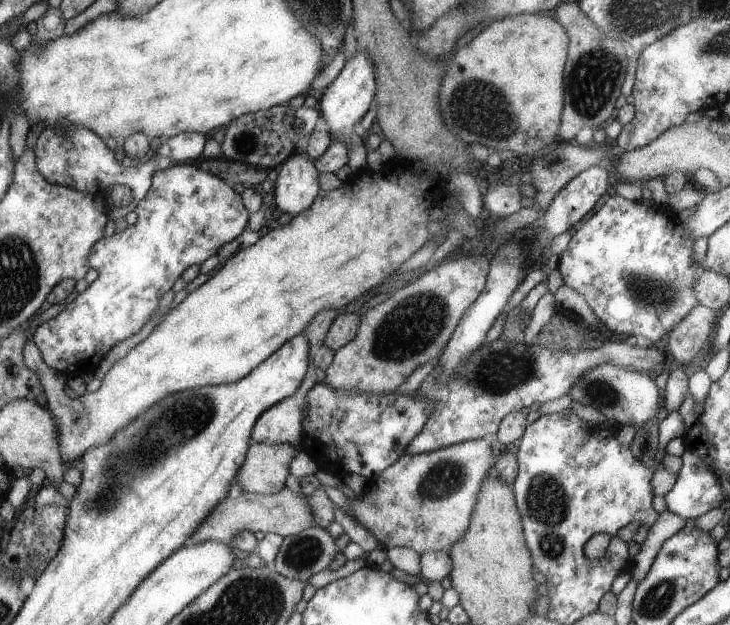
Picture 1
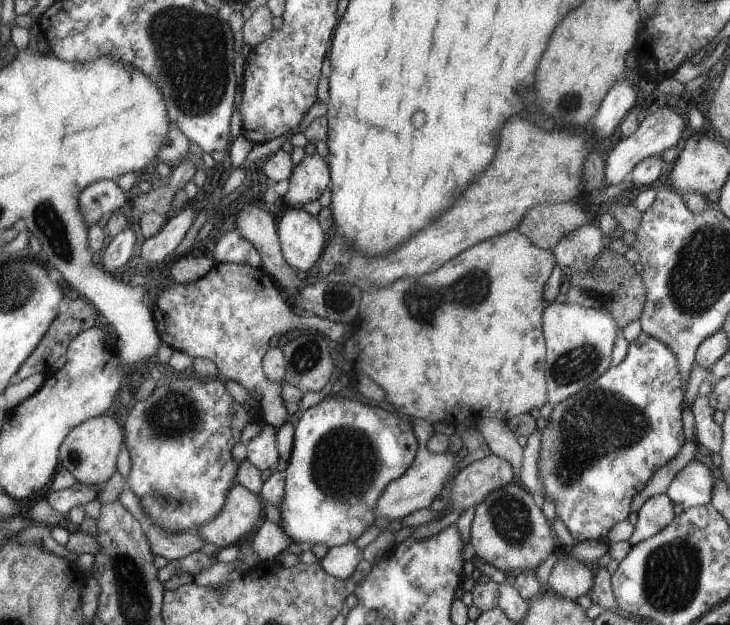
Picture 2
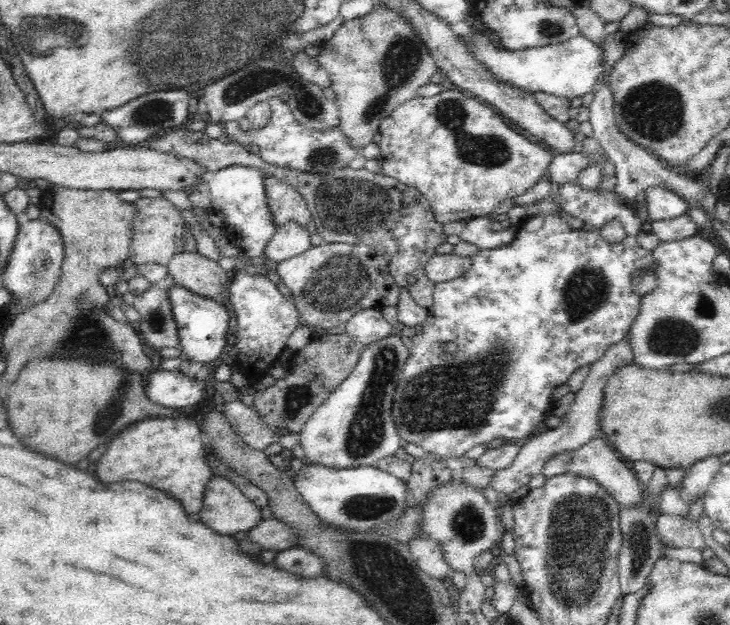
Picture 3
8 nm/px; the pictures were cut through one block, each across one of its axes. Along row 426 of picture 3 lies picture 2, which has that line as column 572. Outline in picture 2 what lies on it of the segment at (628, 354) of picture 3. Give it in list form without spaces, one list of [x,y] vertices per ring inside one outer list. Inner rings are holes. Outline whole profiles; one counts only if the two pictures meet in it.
[[[560,545],[557,548],[558,561],[551,570],[546,588],[556,592],[564,598],[576,601],[578,596],[591,592],[590,588],[593,588],[592,584],[595,584],[595,580],[592,580],[592,578],[595,578],[595,576],[590,572],[590,568],[588,568],[588,566],[584,566],[584,564],[582,564],[580,559],[569,557],[566,553],[562,553],[564,550],[566,550],[566,548]]]

